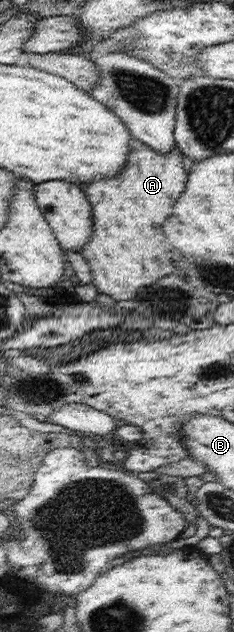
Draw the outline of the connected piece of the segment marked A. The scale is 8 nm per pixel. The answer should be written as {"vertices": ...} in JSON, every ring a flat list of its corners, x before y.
{"vertices":[[135,137,127,172,117,178,97,180,89,186,89,196,95,204,95,226,84,256,91,264,98,292,113,296,120,307,135,308,133,300,138,299,143,287,156,284,173,272,167,256,169,244,159,228,173,212,173,204,185,190,185,182,187,172,178,146,167,154,159,154]]}

